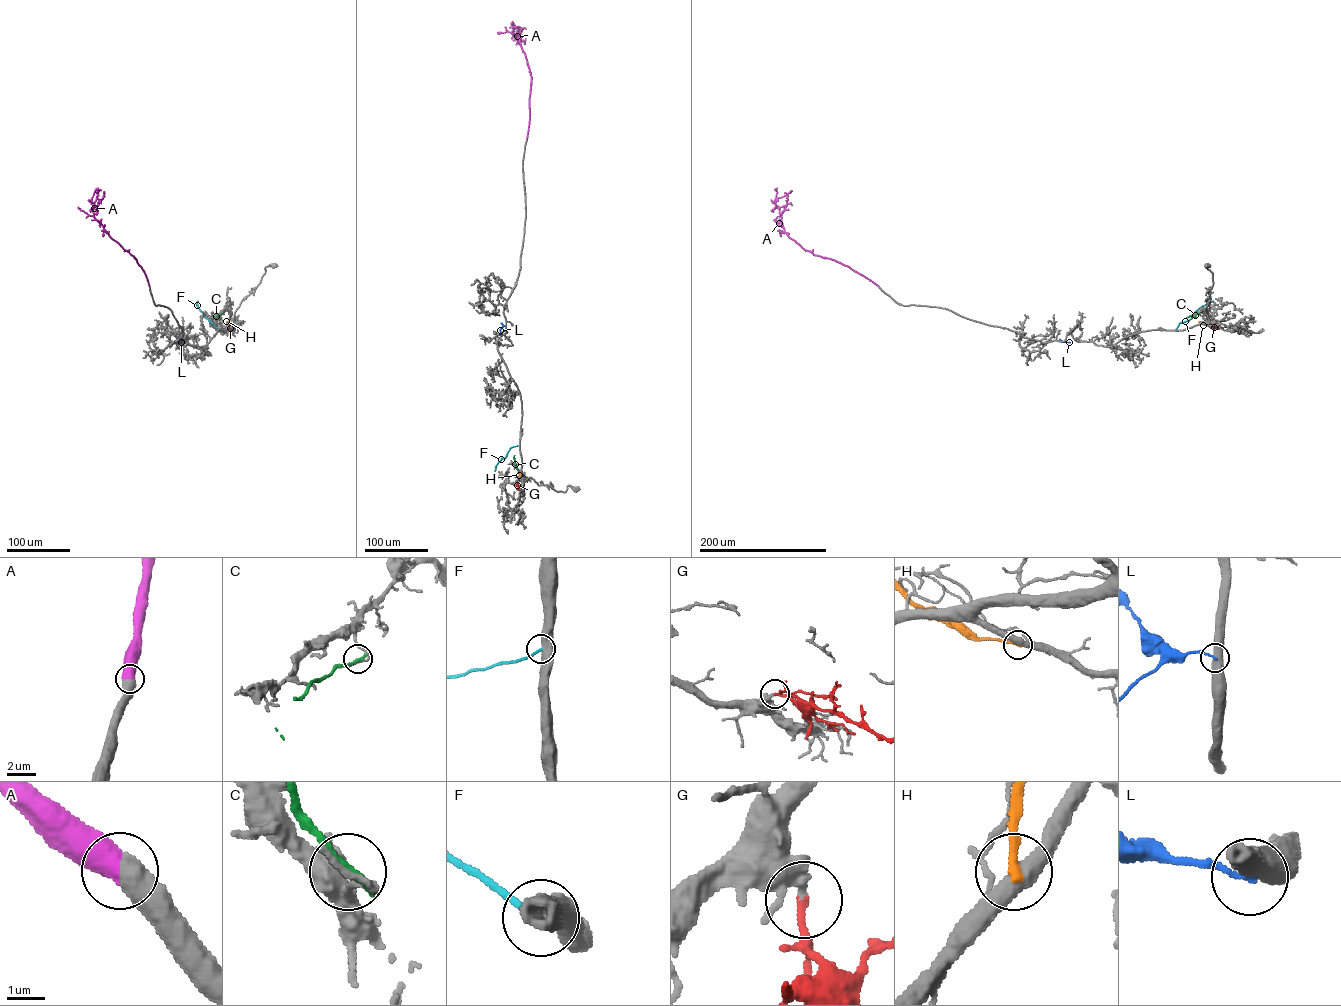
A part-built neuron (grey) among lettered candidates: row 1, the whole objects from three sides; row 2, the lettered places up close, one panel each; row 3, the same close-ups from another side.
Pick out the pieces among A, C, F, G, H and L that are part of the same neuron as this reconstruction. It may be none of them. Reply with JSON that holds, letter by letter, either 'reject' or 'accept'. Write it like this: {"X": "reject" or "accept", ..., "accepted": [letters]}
{"A": "accept", "C": "reject", "F": "reject", "G": "accept", "H": "reject", "L": "reject", "accepted": ["A", "G"]}

